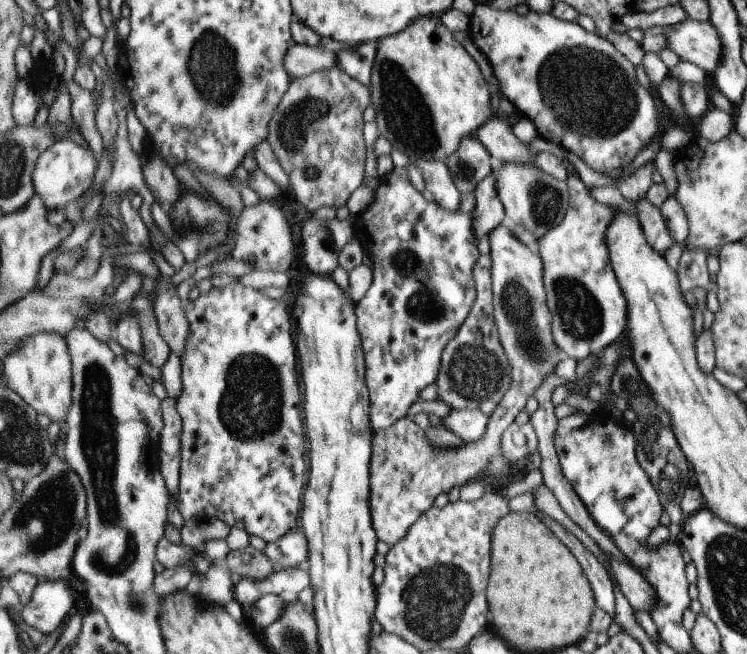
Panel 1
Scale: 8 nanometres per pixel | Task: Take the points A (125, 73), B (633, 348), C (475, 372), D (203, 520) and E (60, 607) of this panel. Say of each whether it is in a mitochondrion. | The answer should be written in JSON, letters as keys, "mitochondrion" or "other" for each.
{"A":"other","B":"other","C":"mitochondrion","D":"other","E":"other"}

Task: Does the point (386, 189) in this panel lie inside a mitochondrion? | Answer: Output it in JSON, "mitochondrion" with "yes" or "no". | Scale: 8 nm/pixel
{"mitochondrion":"no"}

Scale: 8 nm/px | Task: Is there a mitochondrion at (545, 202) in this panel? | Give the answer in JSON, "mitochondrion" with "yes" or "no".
{"mitochondrion":"yes"}

